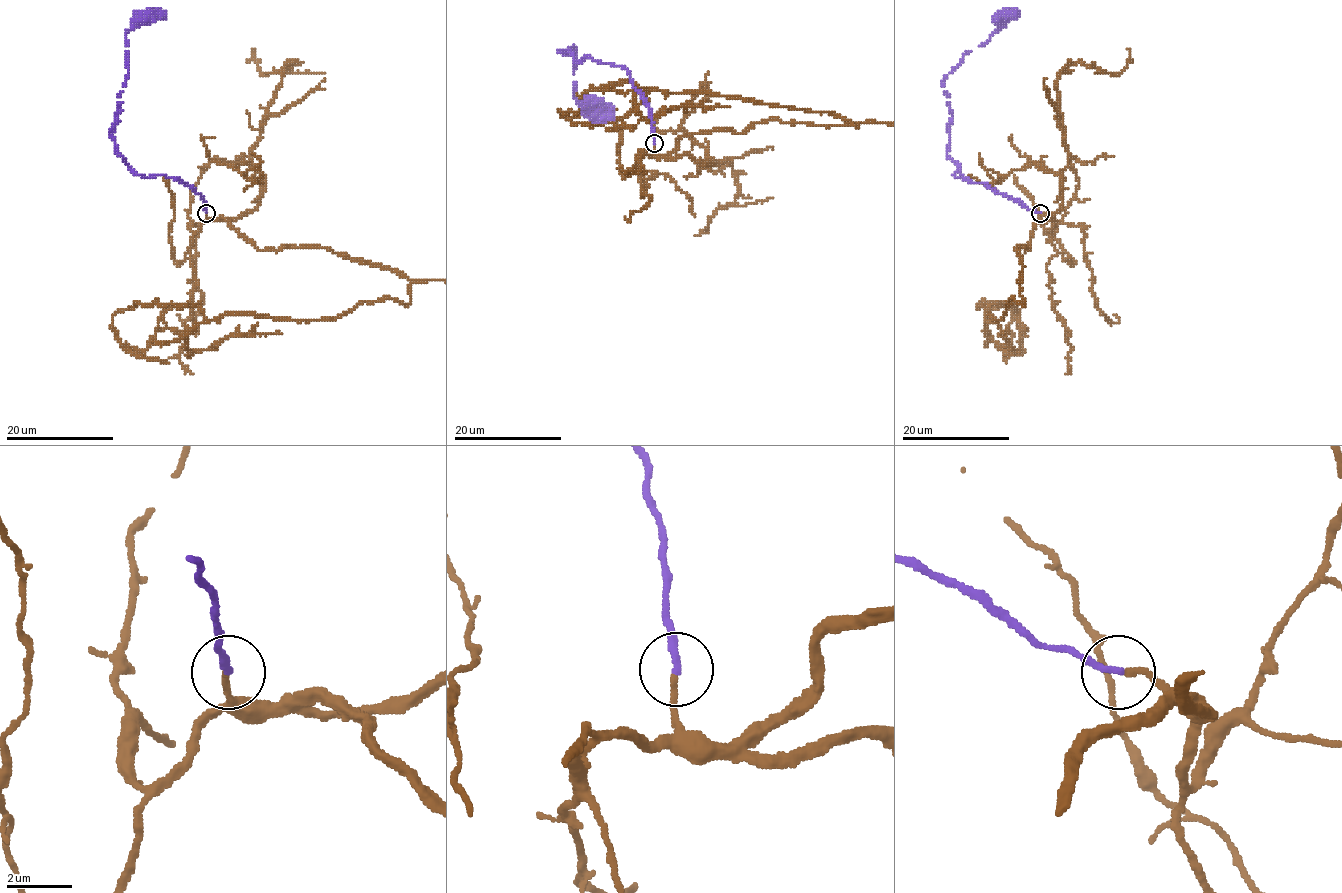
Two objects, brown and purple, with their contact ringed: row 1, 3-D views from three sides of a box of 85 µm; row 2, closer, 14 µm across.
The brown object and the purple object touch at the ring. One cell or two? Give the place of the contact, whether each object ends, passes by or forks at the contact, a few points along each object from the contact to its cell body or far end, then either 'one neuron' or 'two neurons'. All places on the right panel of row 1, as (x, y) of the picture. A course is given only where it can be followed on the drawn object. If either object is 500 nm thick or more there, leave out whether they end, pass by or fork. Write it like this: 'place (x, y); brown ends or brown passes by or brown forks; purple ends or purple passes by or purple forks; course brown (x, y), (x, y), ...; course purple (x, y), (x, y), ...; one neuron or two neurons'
place (1040, 213); brown ends; purple ends; course purple (1040, 213), (954, 175), (958, 166), (947, 151), (951, 119), (943, 79), (1004, 17); one neuron

